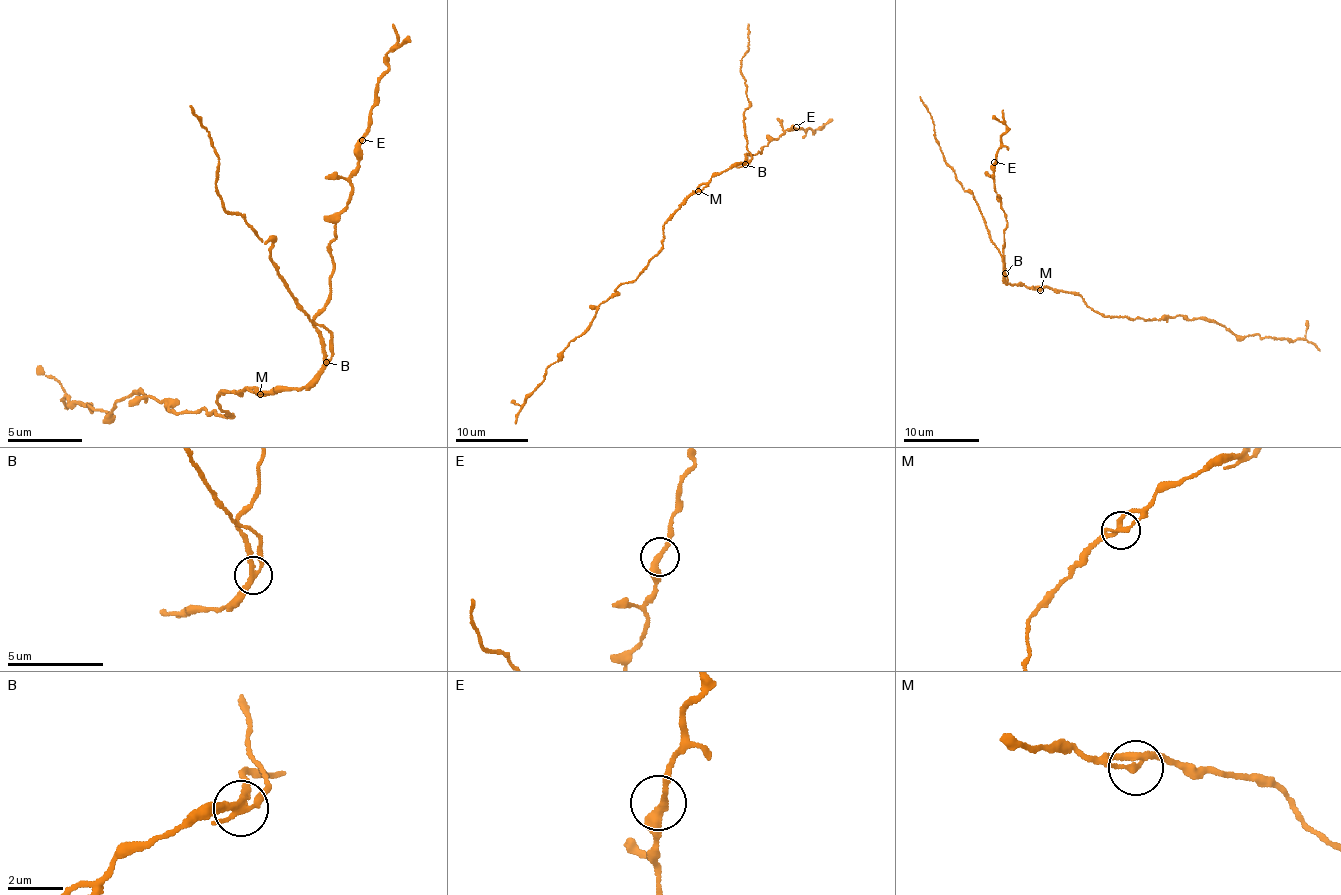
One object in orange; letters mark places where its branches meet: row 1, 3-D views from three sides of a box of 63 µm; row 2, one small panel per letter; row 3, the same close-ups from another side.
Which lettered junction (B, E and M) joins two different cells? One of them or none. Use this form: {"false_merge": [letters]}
{"false_merge": ["B"]}

